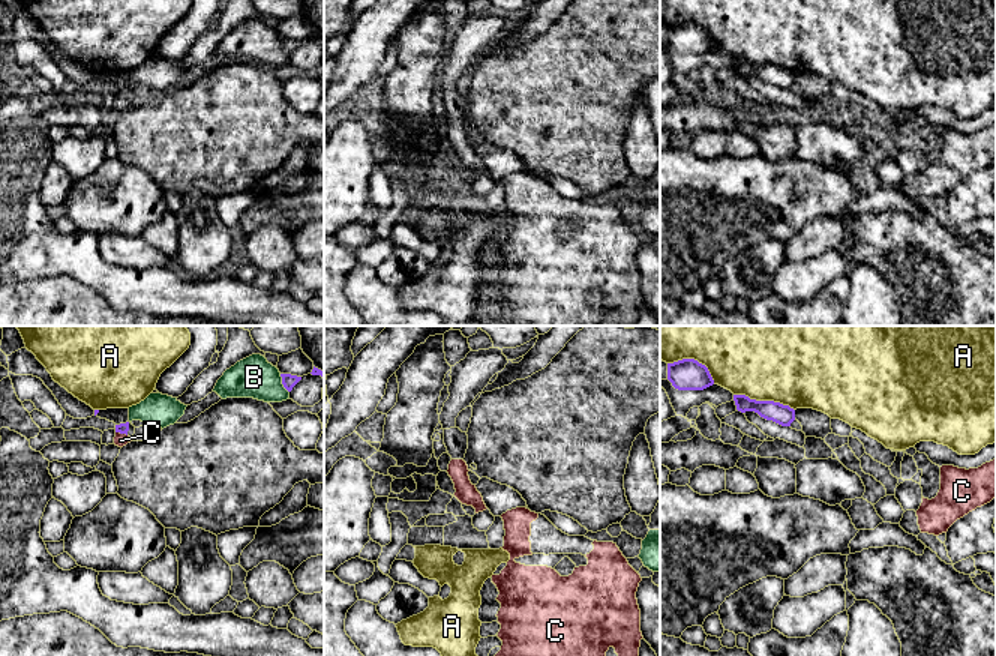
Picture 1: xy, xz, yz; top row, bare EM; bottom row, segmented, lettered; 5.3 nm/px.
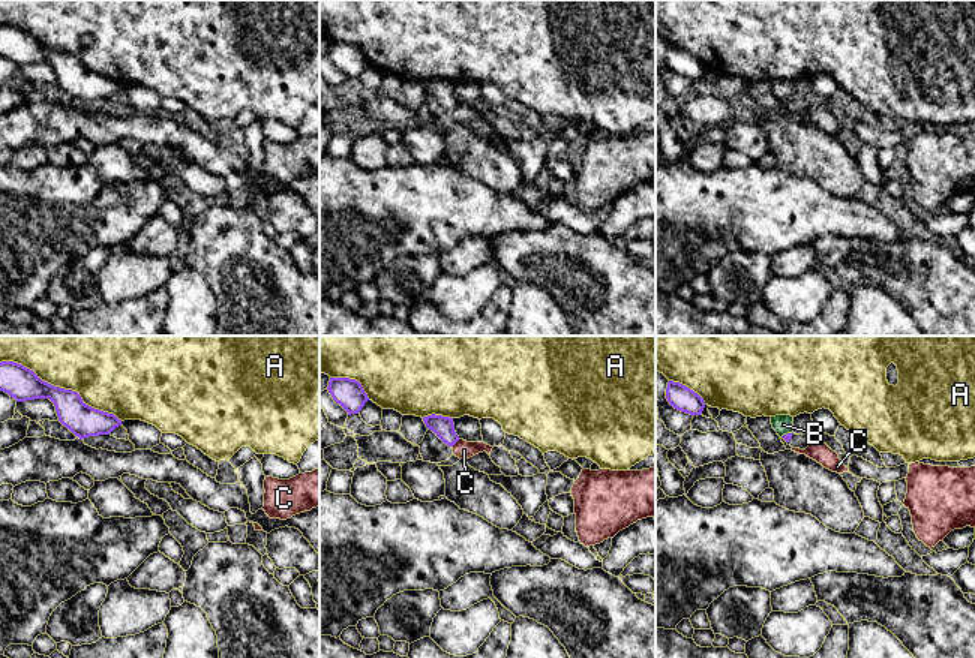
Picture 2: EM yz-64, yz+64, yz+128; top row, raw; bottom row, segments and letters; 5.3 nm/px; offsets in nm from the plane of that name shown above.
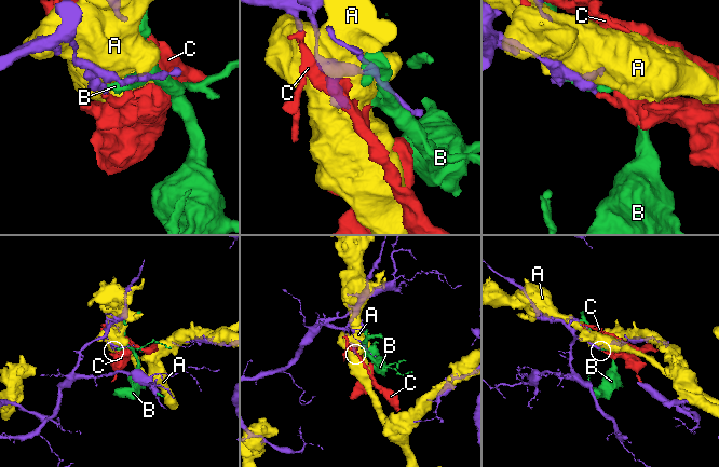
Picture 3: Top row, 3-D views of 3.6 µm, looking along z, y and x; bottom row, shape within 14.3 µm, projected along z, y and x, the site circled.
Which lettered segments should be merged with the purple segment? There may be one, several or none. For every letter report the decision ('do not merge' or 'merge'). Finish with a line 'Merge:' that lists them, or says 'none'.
A: do not merge
B: do not merge
C: do not merge
Merge: none

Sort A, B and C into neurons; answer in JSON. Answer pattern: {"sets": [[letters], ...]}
{"sets": [["A"], ["B"], ["C"]]}

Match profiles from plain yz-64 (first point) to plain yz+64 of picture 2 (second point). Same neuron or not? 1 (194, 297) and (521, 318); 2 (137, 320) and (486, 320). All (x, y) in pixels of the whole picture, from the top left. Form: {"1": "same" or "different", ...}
{"1": "same", "2": "same"}

